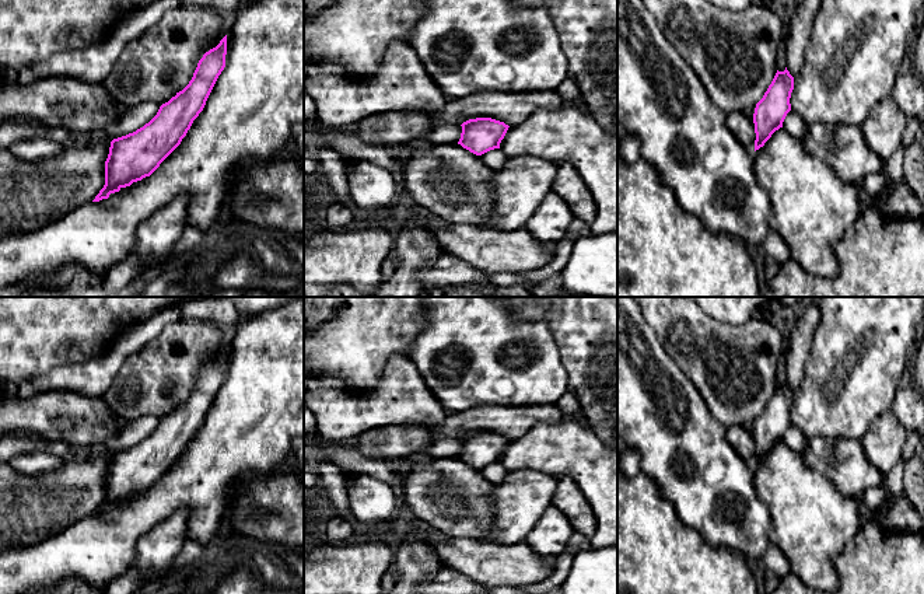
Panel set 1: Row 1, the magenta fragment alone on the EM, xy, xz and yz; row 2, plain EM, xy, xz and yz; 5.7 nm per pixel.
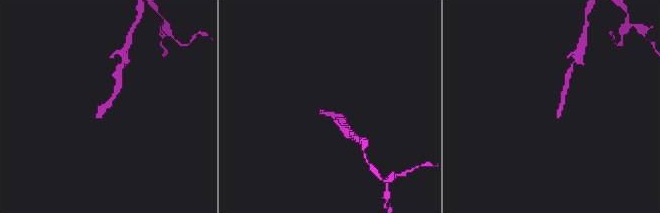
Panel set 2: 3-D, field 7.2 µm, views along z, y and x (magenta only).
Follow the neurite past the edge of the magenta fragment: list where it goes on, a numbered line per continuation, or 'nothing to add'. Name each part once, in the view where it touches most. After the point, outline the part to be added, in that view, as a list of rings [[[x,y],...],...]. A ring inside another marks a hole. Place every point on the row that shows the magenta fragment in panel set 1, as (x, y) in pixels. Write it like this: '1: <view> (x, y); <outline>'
nothing to add

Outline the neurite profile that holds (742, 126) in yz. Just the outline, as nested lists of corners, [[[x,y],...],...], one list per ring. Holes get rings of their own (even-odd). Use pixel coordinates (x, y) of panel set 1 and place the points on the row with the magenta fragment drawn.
[[[735,111],[727,115],[727,126],[748,151],[755,153],[756,133],[753,118]]]

